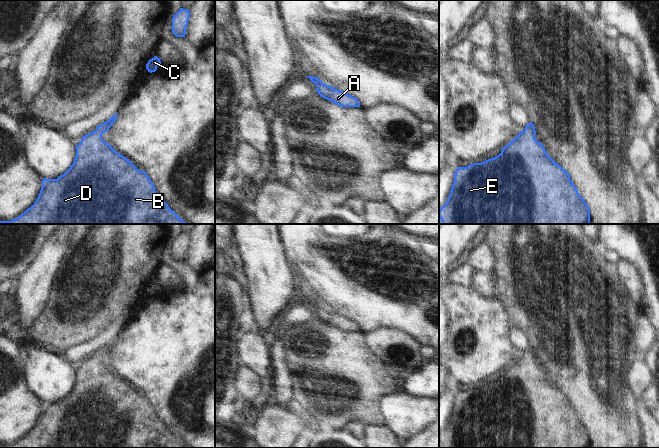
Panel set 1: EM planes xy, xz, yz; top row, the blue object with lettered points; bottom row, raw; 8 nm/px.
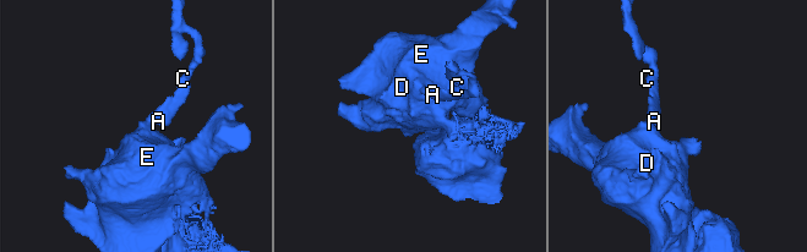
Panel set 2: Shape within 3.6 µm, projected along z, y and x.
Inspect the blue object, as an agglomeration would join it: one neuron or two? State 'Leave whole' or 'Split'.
Leave whole.

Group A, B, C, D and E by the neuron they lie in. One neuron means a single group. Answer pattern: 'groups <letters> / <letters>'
groups A B C D E

